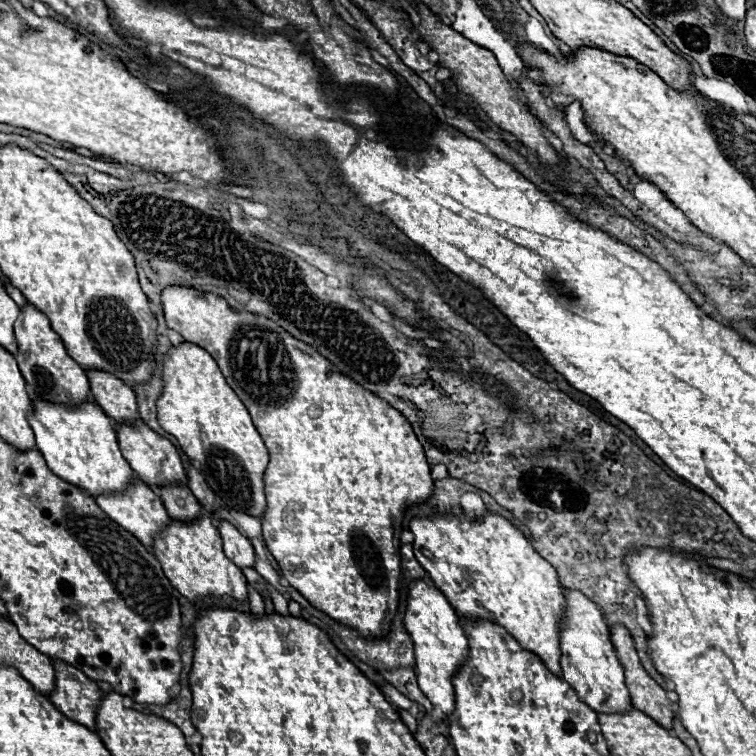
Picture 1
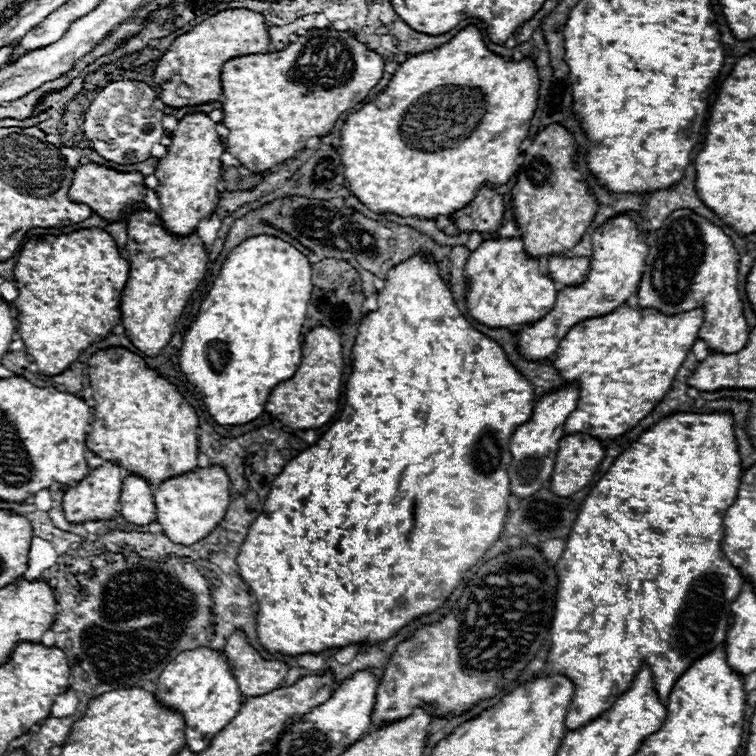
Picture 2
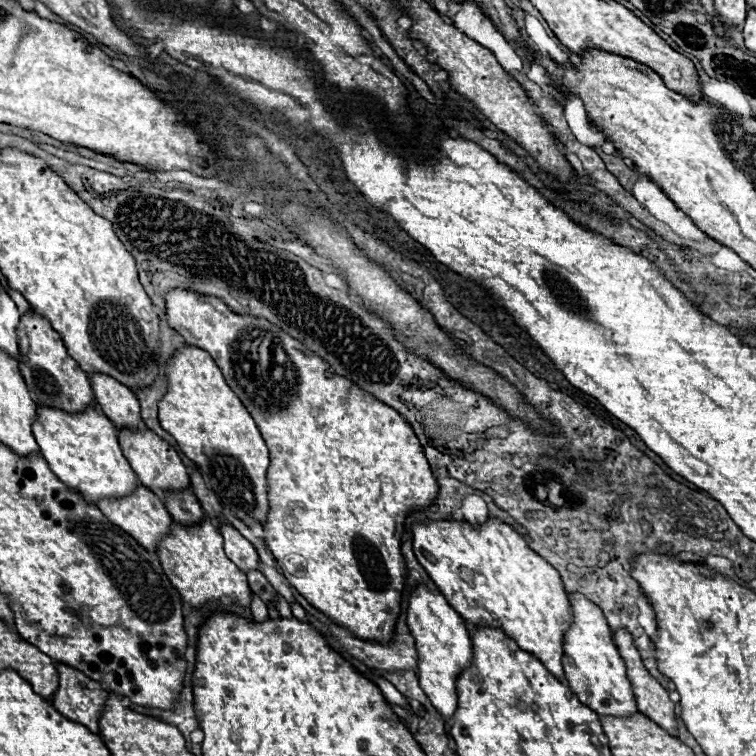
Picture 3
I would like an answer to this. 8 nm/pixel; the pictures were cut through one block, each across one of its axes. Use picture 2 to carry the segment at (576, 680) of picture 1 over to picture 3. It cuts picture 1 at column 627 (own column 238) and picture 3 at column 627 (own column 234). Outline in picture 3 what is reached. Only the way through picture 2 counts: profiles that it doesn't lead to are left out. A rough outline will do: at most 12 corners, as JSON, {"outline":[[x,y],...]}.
{"outline":[[568,594],[564,676],[604,716],[638,708],[602,610]]}

